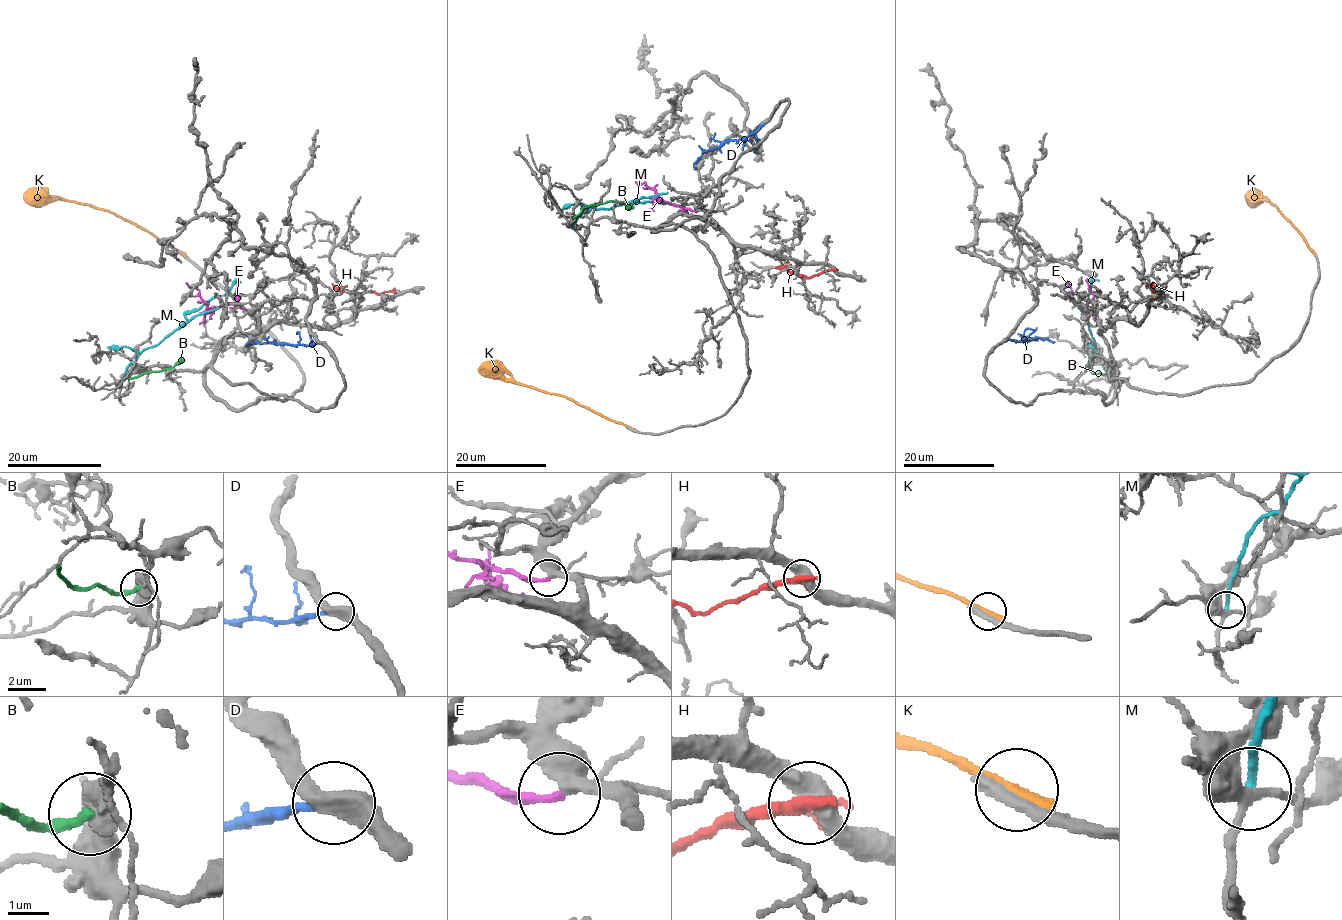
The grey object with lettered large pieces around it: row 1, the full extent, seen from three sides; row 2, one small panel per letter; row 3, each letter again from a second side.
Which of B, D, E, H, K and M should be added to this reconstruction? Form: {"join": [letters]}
{"join": ["E"]}

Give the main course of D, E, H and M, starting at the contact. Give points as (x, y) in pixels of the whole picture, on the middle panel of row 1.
D: (765, 123), (740, 140), (727, 140), (706, 150), (695, 163), (695, 169)
E: (698, 210), (664, 202), (653, 189), (636, 181)
H: (833, 269), (805, 277), (777, 267)
M: (573, 228), (577, 218), (592, 208), (611, 209), (631, 203), (636, 198), (635, 203), (680, 205), (687, 213)

